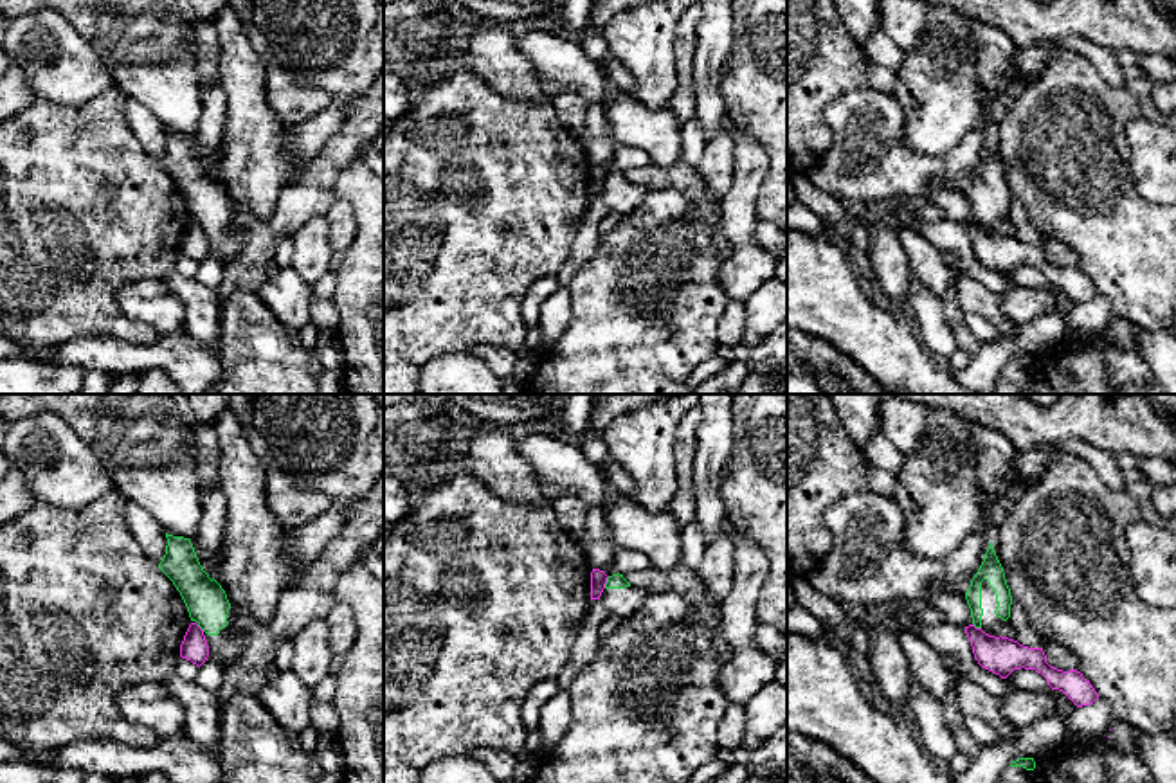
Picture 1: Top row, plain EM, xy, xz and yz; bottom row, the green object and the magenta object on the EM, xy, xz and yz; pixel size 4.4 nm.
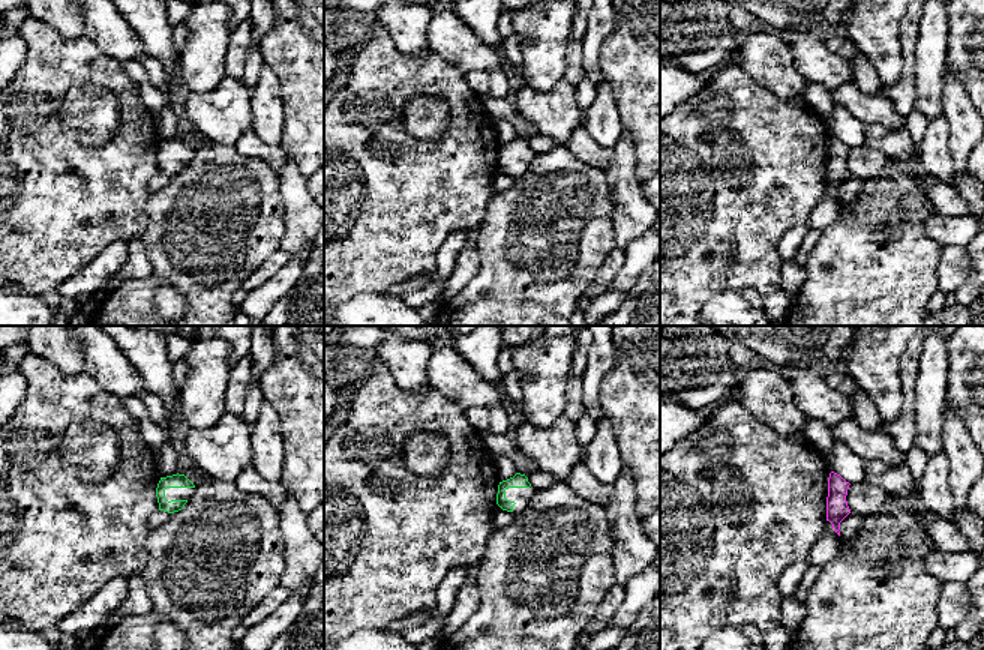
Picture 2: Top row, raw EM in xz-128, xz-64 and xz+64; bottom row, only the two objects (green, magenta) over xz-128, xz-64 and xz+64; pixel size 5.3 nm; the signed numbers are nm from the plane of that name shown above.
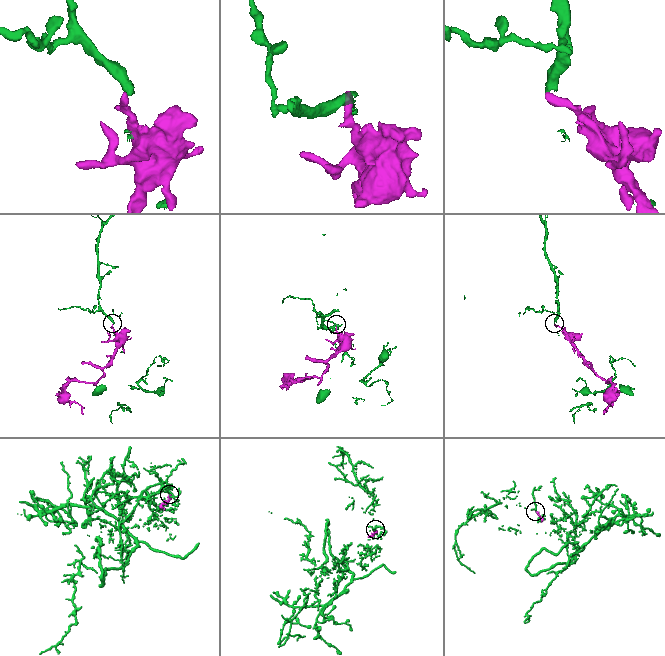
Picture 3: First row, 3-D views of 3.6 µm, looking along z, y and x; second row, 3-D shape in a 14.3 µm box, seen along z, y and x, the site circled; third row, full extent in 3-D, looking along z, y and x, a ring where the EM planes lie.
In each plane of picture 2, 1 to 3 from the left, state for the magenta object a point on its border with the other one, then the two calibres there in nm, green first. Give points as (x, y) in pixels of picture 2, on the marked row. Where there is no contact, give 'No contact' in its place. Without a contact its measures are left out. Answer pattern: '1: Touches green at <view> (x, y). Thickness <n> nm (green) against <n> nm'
1: No contact
2: No contact
3: No contact

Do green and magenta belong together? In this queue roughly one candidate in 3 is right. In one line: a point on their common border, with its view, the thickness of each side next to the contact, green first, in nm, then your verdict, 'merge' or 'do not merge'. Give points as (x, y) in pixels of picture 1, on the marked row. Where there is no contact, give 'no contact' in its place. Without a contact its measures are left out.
contact xz (607, 582); calibres 60 and 80 nm; do not merge

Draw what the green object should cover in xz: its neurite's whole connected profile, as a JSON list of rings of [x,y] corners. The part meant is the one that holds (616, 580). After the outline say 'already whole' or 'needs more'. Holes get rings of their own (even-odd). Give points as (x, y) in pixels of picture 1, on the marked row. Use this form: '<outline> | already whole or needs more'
[[[618,572],[607,578],[600,601],[609,616],[625,619],[641,607],[647,596],[647,590],[632,587],[623,574]]] | needs more

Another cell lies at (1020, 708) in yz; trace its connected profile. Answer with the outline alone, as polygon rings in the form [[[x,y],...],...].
[[[1010,688],[1010,691],[1000,698],[1000,709],[1014,729],[1023,729],[1041,718],[1057,715],[1057,697],[1052,689],[1023,691]]]

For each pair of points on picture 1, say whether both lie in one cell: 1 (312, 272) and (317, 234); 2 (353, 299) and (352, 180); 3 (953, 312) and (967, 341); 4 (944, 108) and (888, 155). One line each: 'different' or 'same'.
1: same
2: same
3: same
4: different

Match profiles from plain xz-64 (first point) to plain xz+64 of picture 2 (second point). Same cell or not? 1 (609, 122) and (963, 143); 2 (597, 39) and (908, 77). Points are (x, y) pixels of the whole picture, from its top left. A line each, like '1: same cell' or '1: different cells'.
1: different cells
2: different cells

